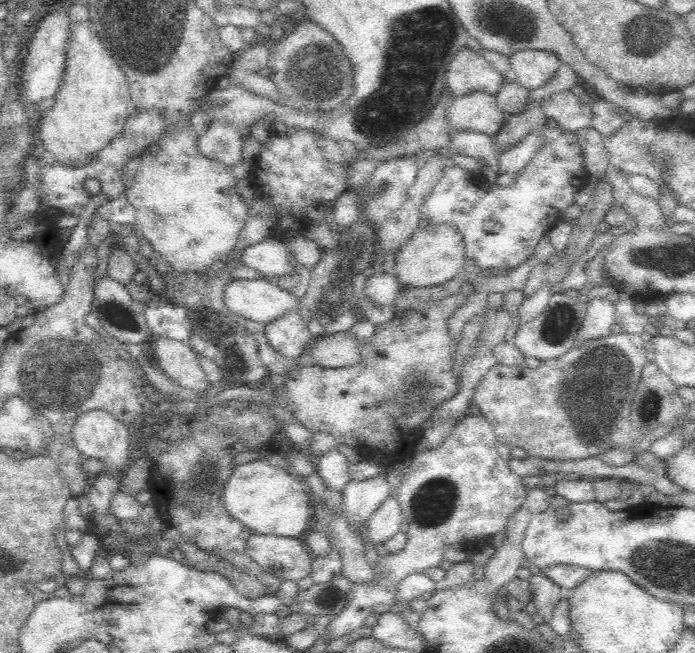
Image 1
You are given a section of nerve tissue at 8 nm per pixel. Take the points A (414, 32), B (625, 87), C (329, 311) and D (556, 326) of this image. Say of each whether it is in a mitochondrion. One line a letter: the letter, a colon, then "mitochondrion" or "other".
A: mitochondrion
B: other
C: other
D: mitochondrion

